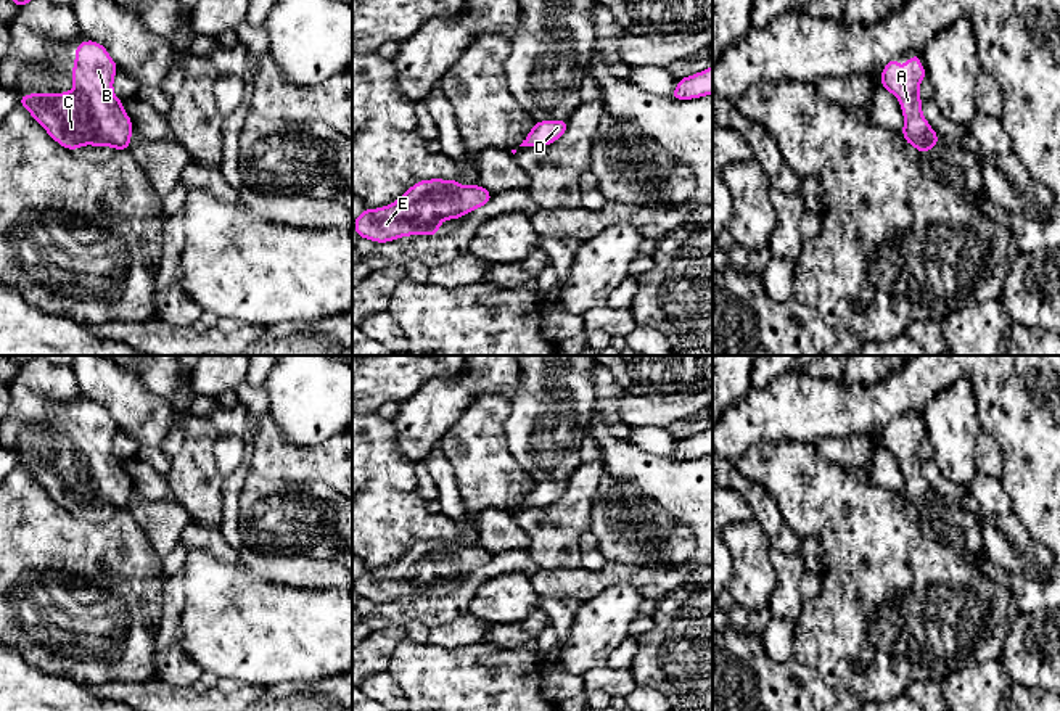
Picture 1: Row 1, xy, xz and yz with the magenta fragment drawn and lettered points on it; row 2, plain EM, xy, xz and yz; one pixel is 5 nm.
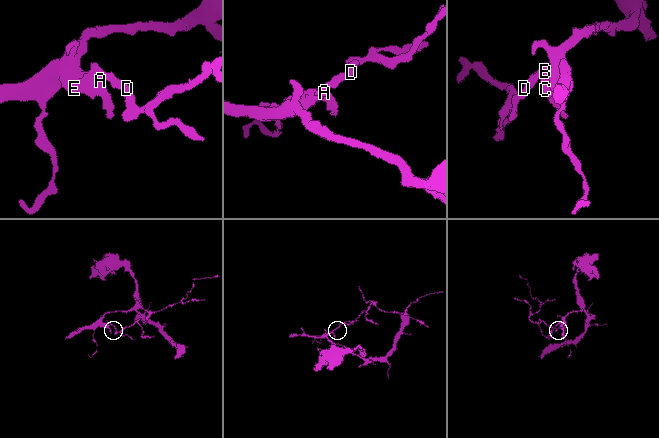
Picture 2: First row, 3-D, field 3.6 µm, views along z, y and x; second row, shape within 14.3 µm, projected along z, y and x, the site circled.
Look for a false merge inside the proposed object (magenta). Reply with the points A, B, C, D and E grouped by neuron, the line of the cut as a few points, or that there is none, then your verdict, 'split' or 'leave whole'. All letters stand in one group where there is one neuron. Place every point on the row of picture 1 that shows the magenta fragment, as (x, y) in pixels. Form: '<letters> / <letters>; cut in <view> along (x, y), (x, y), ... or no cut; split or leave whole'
A B C D E; no cut; leave whole

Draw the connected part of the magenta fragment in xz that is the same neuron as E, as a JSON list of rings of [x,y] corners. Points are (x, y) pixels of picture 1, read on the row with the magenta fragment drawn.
[[[421,180],[397,201],[380,209],[365,209],[354,228],[360,238],[386,243],[407,235],[438,235],[446,219],[460,219],[491,201],[481,185],[463,187],[457,180]]]

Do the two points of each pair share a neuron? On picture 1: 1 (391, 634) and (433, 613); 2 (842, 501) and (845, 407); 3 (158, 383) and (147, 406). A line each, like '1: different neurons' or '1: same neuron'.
1: different neurons
2: different neurons
3: different neurons

